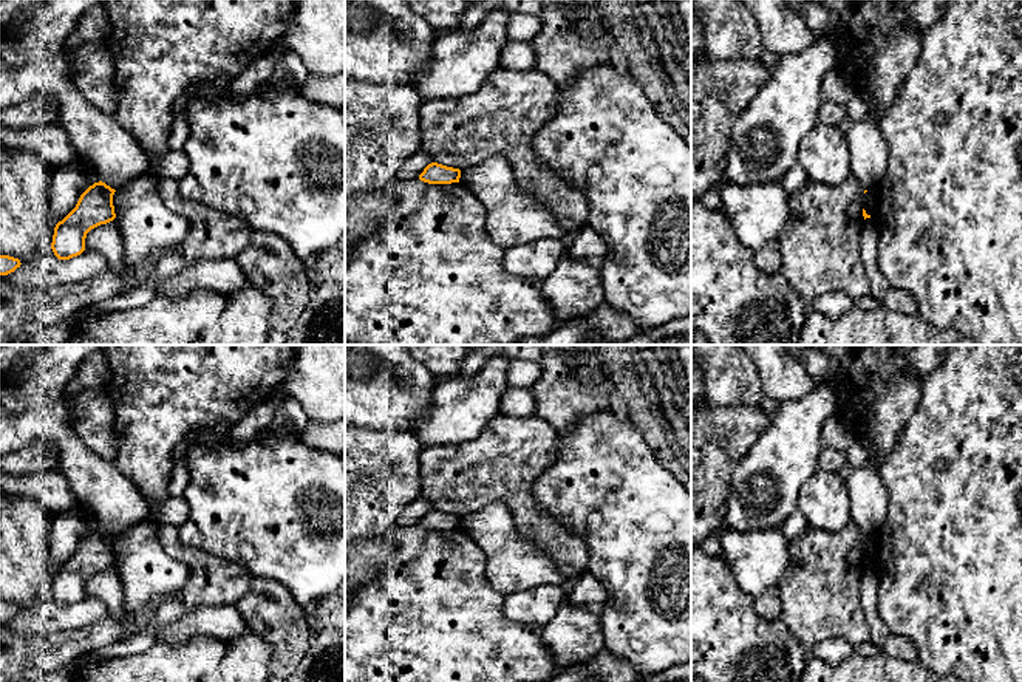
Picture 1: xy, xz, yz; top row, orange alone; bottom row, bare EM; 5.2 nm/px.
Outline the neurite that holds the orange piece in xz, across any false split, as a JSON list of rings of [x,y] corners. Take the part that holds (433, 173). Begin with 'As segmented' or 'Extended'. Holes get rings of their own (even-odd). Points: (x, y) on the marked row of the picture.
As segmented. [[[438,162],[428,164],[419,175],[419,179],[428,184],[451,184],[459,182],[461,170],[447,167]]]

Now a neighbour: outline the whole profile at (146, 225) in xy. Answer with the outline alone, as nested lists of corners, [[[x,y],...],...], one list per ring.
[[[155,172],[118,189],[113,206],[125,251],[124,266],[128,269],[153,252],[173,251],[189,232],[187,220],[172,212],[159,198]]]

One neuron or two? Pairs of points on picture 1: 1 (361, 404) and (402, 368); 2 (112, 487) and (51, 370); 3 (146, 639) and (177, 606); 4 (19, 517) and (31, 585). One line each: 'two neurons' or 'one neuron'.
1: one neuron
2: one neuron
3: one neuron
4: one neuron

